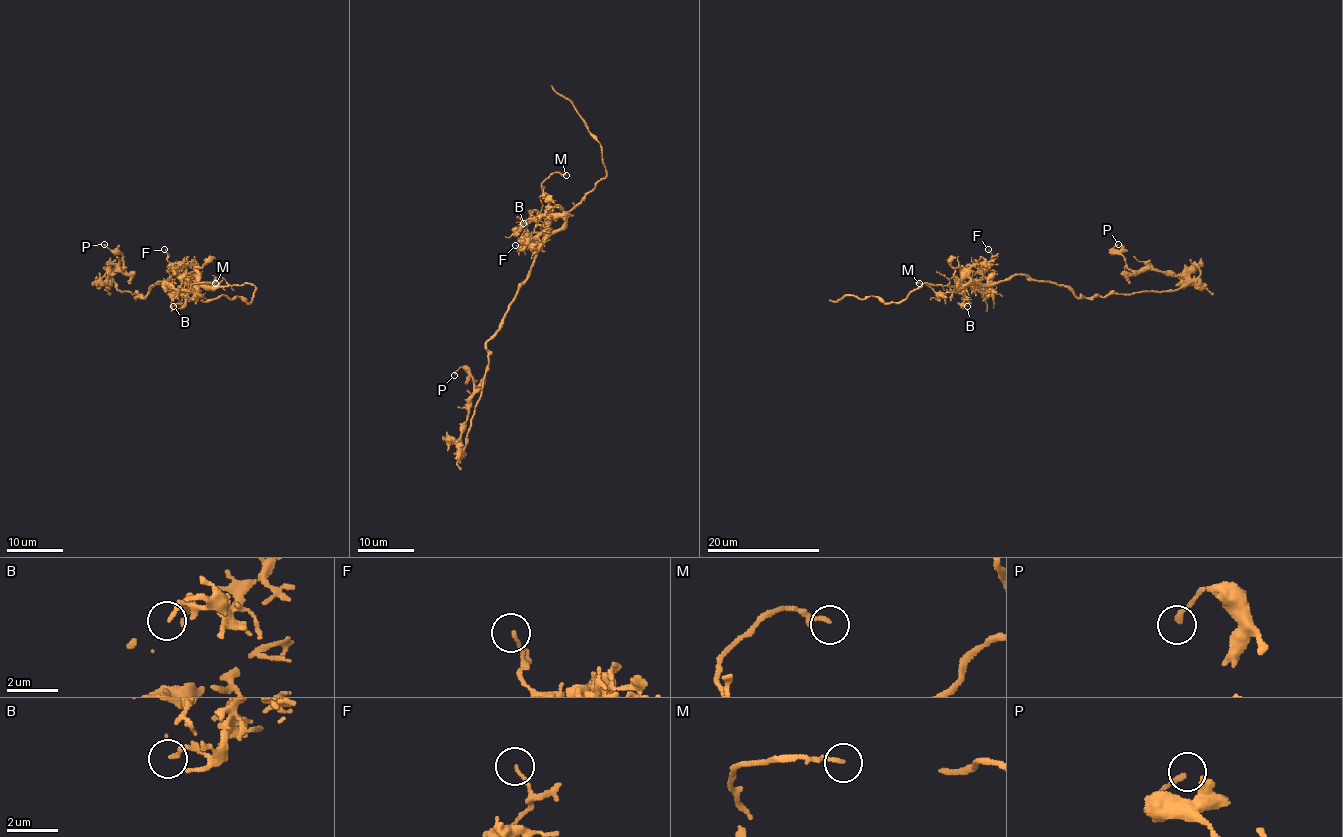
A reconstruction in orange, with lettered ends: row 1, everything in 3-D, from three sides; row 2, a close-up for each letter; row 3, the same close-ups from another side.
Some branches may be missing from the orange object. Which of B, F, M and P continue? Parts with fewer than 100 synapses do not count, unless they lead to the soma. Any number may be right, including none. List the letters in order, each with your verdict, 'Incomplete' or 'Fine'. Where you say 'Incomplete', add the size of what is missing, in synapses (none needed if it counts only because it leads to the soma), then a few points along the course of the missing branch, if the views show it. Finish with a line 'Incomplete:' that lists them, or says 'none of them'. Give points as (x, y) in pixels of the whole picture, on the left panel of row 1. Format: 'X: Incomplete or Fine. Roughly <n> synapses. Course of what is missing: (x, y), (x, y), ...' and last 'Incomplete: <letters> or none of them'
B: Fine
F: Fine
M: Fine
P: Fine
Incomplete: none of them

